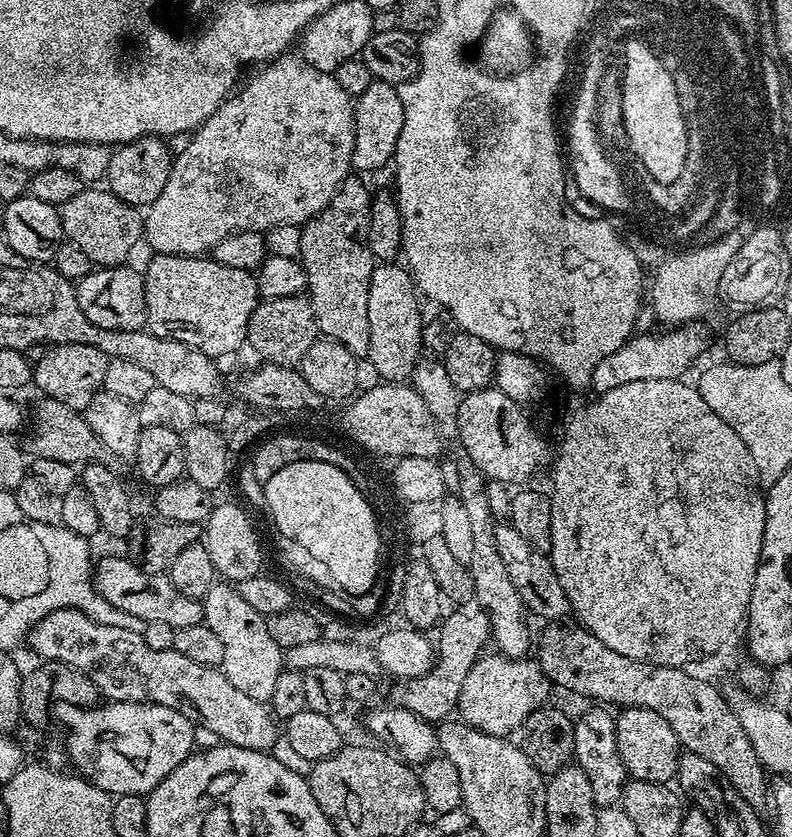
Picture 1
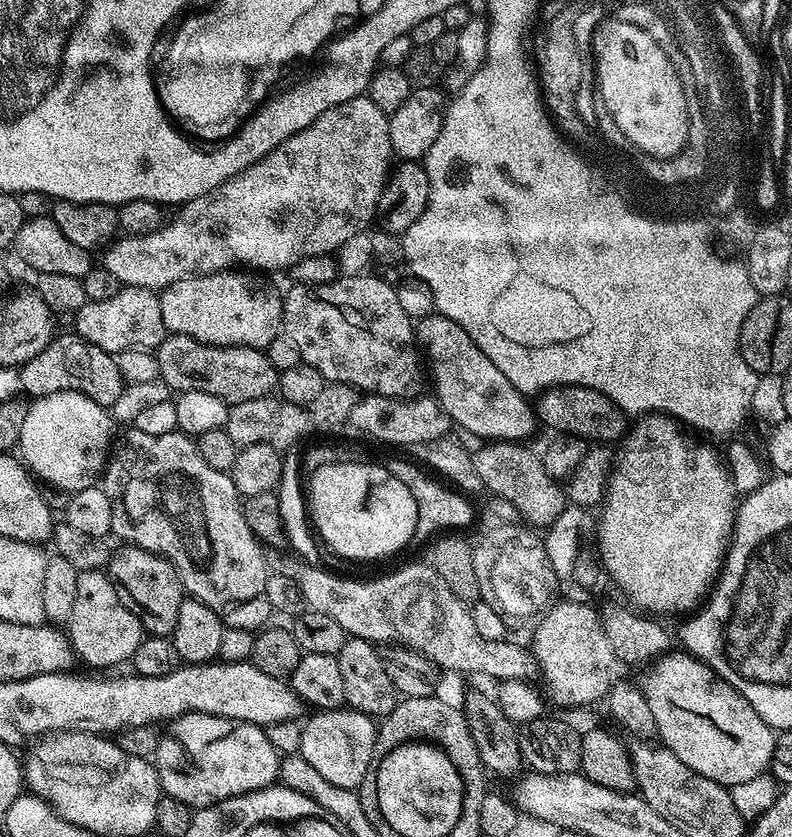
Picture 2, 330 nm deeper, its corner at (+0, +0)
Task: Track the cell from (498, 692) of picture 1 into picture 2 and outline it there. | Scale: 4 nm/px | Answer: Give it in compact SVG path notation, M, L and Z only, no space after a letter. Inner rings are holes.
M561 599L539 617L540 625L532 636L530 651L536 660L539 679L544 679L543 695L549 705L580 708L605 699L614 683L612 667L618 661L600 625L600 613L591 603L579 604Z

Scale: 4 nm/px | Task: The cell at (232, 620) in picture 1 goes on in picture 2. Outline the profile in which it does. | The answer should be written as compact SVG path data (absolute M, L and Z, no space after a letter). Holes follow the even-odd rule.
M132 426L125 432L128 433L121 438L120 445L117 443L111 449L110 459L107 461L107 465L102 473L102 487L106 498L110 498L110 510L112 511L111 535L113 537L117 536L120 542L127 542L129 545L141 548L142 550L163 554L175 566L176 572L180 575L180 583L186 586L187 595L195 600L200 600L210 610L214 610L214 614L218 616L223 625L230 628L247 628L249 630L263 629L269 623L268 616L271 617L273 615L270 598L266 594L266 582L268 581L270 571L260 542L250 530L250 526L246 526L242 497L239 490L234 486L231 475L227 472L214 470L214 466L209 466L206 462L202 462L202 458L196 449L195 439L191 436L185 436L179 430L170 434L142 434L142 430Z

